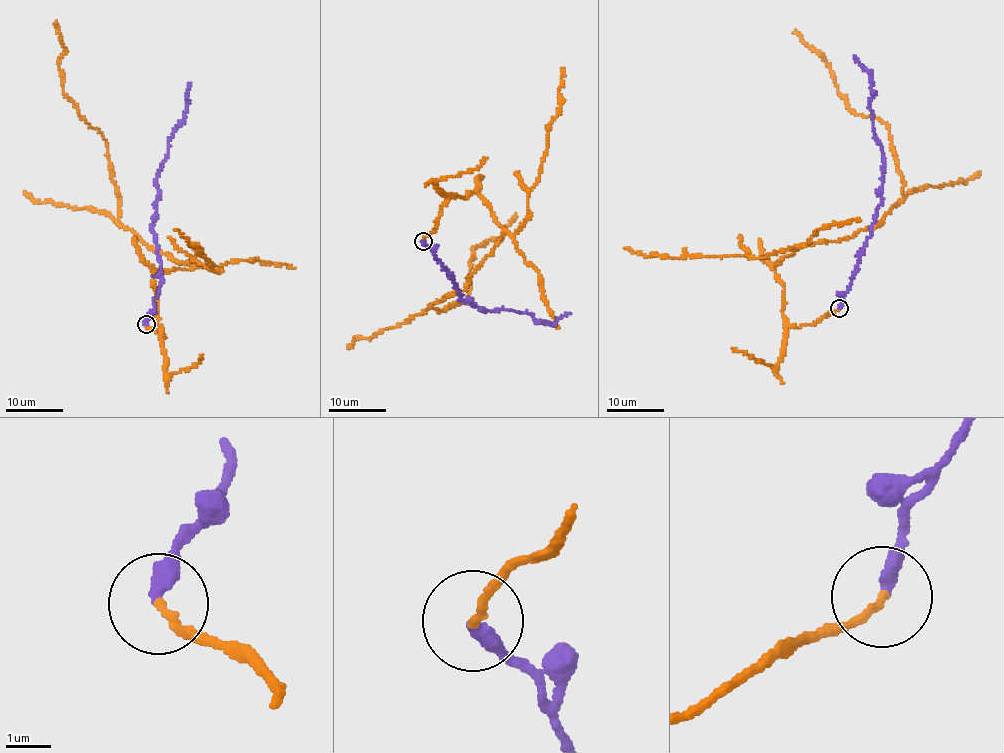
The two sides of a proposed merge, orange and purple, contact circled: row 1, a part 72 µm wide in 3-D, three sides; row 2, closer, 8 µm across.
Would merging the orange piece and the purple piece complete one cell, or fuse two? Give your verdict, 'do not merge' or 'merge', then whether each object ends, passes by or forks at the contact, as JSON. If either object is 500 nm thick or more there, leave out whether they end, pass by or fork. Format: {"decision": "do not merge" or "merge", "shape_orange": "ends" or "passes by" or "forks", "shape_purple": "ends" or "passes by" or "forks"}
{"decision": "do not merge", "shape_orange": "ends", "shape_purple": "ends"}

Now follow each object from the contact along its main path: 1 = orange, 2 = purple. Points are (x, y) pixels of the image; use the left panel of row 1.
1: (145, 325), (164, 335), (154, 273), (194, 265), (119, 224), (108, 145), (65, 95), (55, 22)
2: (145, 325), (161, 281), (152, 229), (159, 194), (156, 177), (167, 154), (168, 139), (184, 119), (191, 82)

